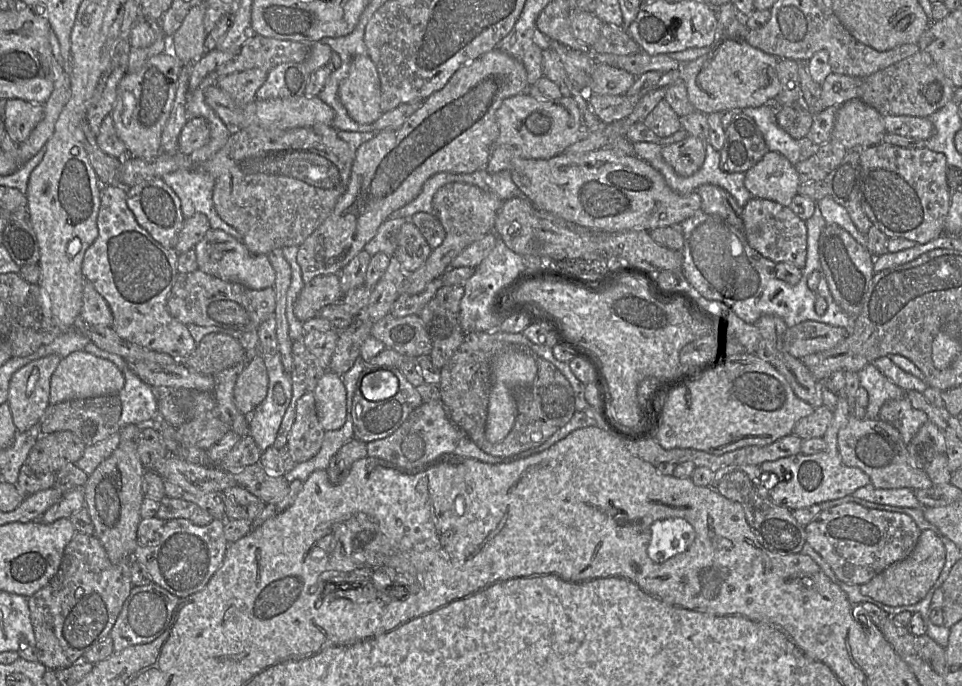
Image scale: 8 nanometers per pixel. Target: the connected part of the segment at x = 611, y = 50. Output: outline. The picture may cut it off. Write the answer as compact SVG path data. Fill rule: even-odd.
M603 23L600 37L591 47L595 54L627 56L639 53L639 45L630 37L624 27Z

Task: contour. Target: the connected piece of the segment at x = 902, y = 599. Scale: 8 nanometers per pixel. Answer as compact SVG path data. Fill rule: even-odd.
M921 530L918 541L905 559L895 562L859 586L860 593L885 605L896 607L921 601L934 585L945 563L945 548L932 530Z

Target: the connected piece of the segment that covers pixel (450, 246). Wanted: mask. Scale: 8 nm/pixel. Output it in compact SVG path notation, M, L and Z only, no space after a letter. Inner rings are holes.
M451 182L437 190L433 196L433 213L441 222L446 235L444 241L432 252L426 262L413 272L406 273L401 293L421 293L440 278L449 268L451 261L469 244L494 231L497 213L502 205L498 196L477 186Z

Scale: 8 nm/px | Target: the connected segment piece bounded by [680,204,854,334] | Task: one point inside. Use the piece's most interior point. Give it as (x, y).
(718, 263)

